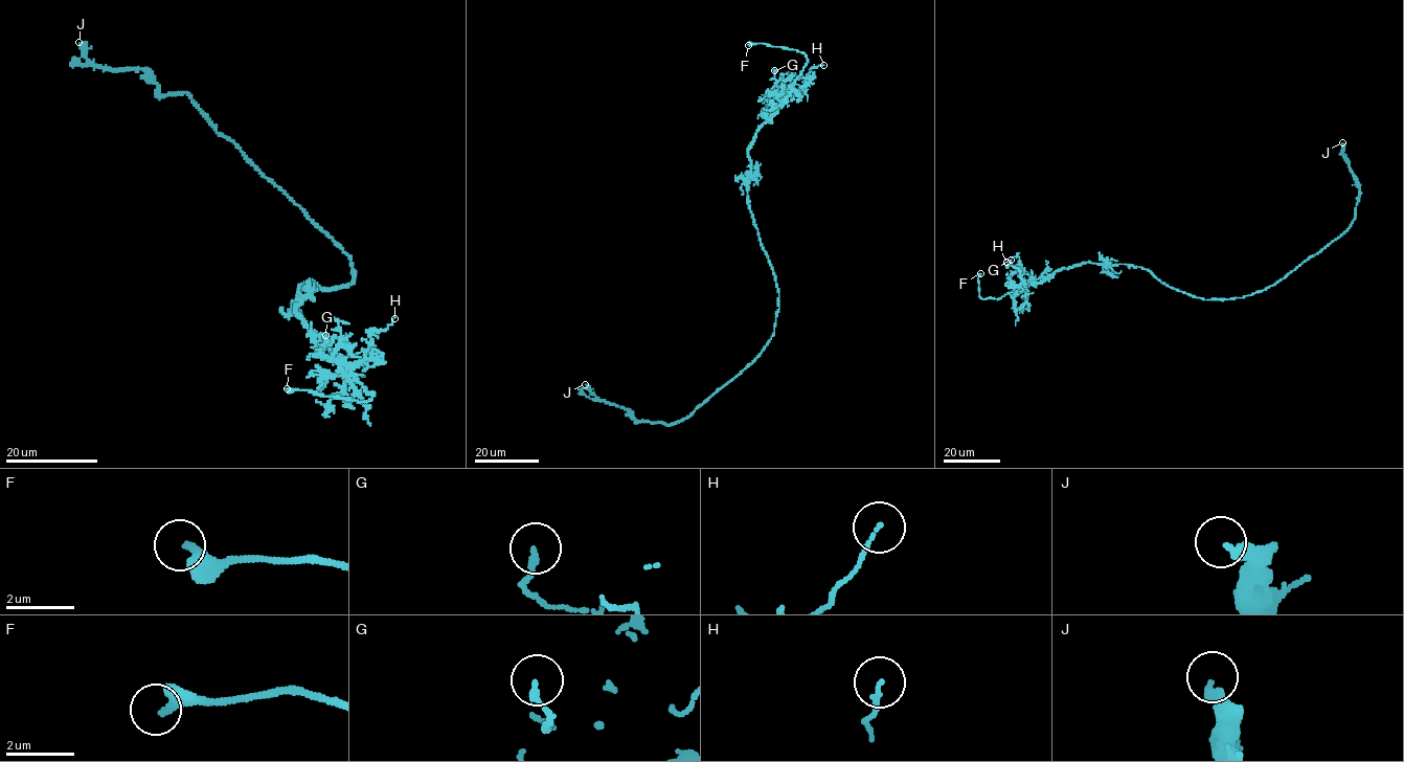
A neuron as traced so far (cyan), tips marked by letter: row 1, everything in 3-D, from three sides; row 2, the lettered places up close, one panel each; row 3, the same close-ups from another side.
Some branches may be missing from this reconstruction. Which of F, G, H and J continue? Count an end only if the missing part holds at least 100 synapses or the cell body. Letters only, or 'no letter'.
F

